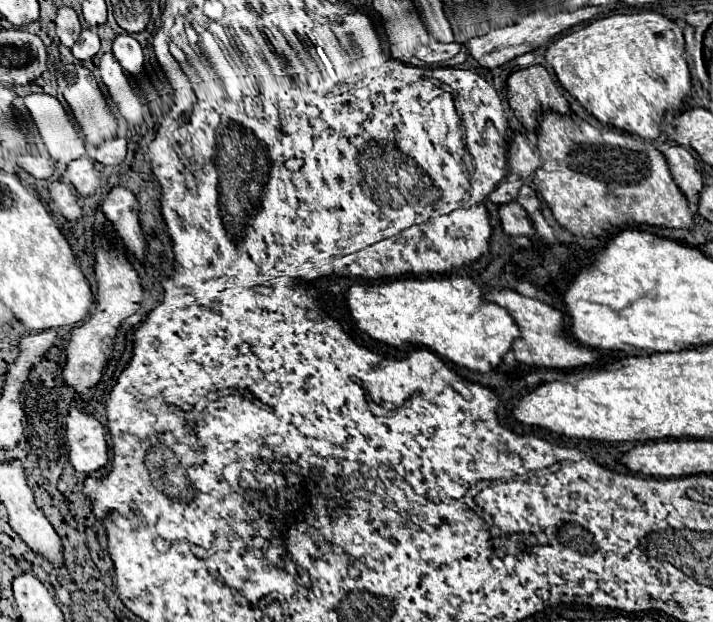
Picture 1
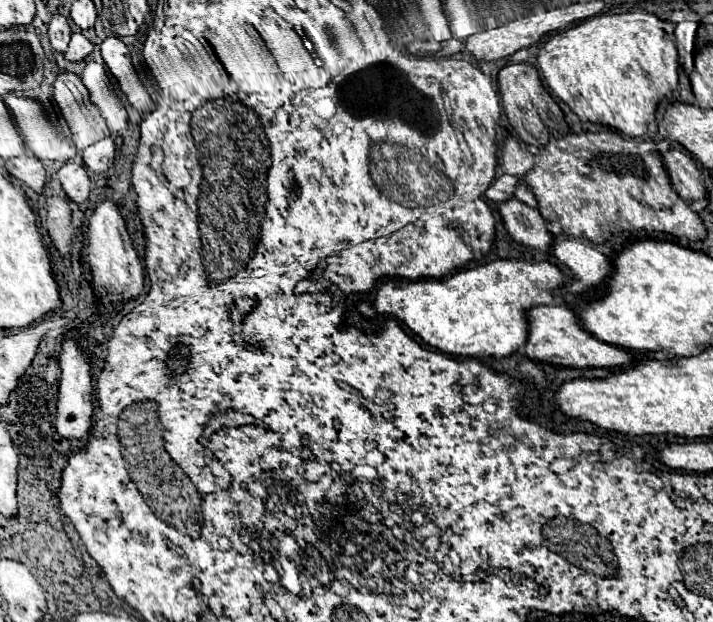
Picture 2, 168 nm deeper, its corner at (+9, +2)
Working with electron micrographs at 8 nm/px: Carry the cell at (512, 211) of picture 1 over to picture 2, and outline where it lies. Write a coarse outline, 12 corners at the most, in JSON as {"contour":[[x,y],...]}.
{"contour":[[510,198],[500,206],[518,244],[552,250],[554,236],[538,208]]}

